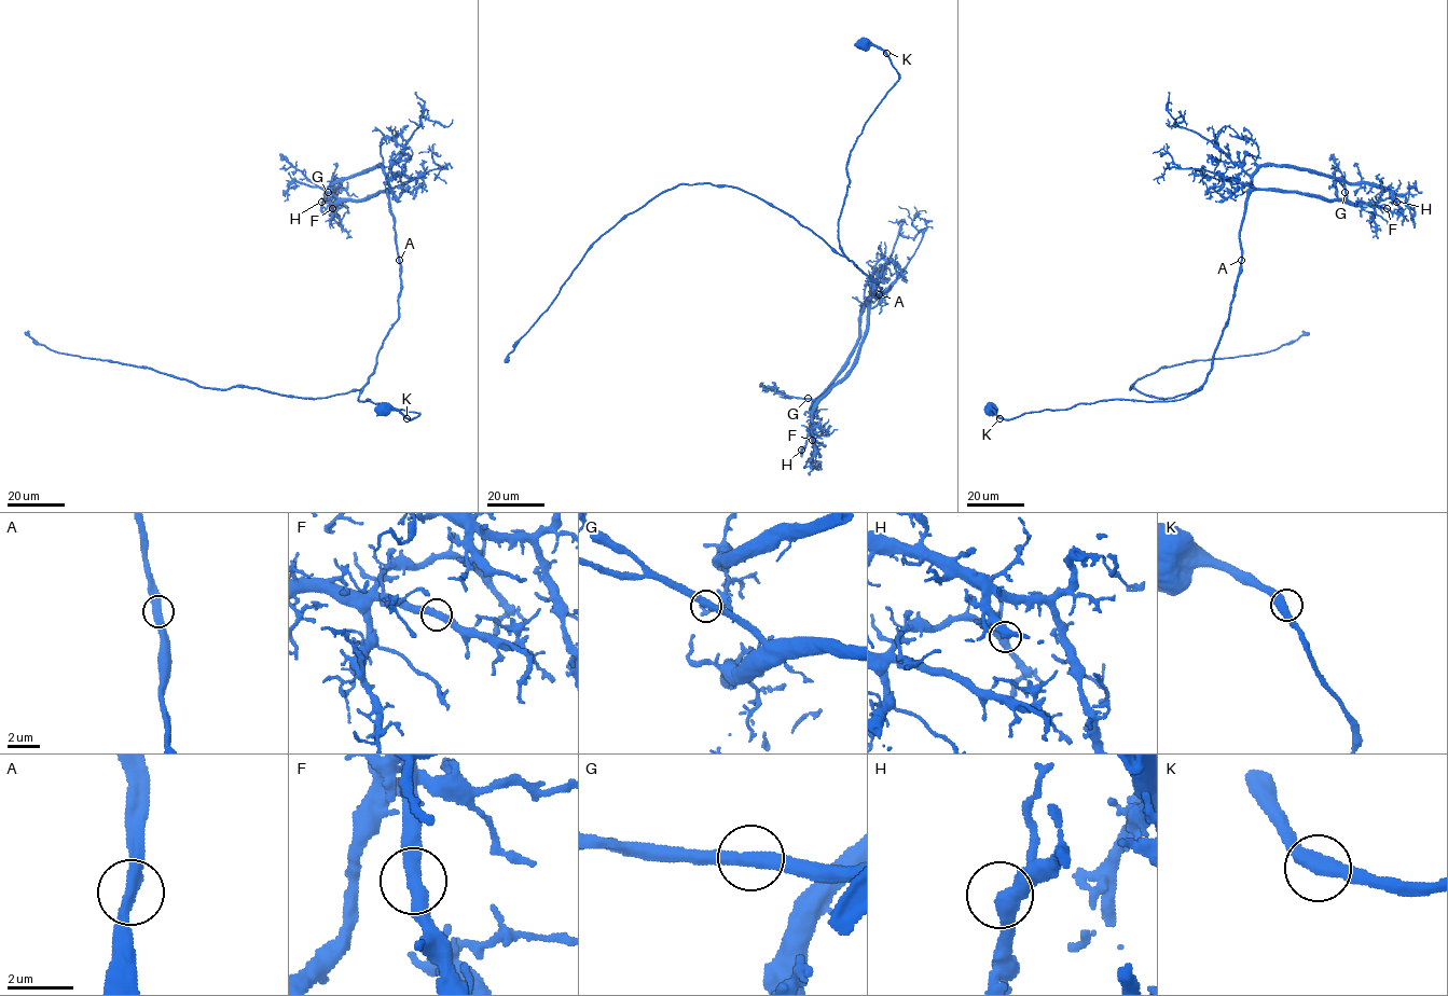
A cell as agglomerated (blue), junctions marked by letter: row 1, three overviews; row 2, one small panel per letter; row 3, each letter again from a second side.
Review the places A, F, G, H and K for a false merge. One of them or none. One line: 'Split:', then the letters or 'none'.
Split: none

